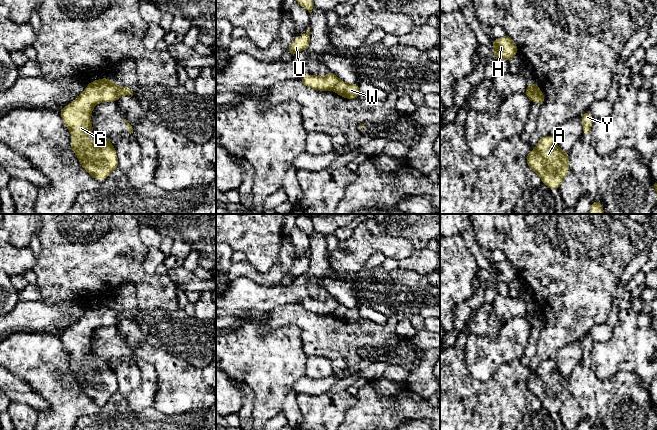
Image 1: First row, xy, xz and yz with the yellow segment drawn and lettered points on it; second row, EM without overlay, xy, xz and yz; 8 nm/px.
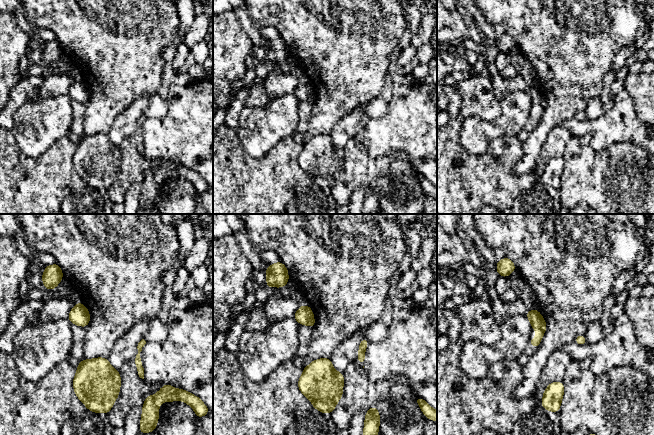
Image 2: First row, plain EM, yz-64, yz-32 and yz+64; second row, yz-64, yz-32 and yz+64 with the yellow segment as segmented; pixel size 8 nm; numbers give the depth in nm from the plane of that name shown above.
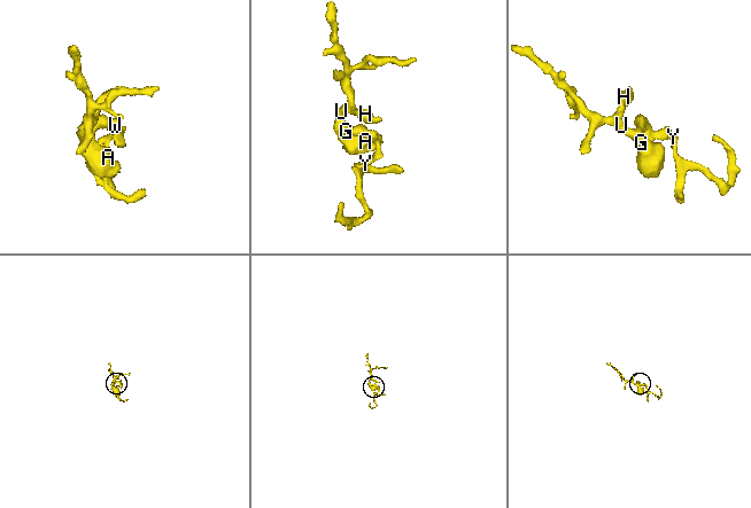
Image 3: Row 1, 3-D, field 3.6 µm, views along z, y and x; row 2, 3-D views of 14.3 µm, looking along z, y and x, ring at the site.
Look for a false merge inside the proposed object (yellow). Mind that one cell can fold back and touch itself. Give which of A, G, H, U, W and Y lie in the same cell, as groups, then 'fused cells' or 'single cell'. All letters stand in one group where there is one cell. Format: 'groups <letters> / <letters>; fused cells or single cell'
groups A G H U / W Y; fused cells

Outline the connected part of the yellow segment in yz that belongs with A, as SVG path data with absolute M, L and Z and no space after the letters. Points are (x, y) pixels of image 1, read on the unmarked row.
M554 359L542 361L536 368L535 373L528 377L527 389L534 394L550 414L559 413L561 407L569 395L569 376L563 376L557 369Z

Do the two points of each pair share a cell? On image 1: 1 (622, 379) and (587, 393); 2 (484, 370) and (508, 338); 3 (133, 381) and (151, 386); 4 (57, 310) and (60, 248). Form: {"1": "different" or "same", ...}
{"1": "same", "2": "same", "3": "different", "4": "different"}

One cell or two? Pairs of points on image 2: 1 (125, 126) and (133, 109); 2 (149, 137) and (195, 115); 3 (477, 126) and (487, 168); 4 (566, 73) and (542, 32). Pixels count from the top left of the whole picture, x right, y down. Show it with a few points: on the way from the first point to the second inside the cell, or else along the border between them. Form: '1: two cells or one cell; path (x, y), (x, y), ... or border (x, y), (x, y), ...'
1: one cell; path (126, 122), (132, 113)
2: one cell; path (160, 137), (167, 137), (176, 128), (184, 126)
3: two cells; border (500, 137), (480, 154), (471, 154), (461, 144)
4: one cell; path (563, 63), (557, 57), (557, 47), (552, 42)

